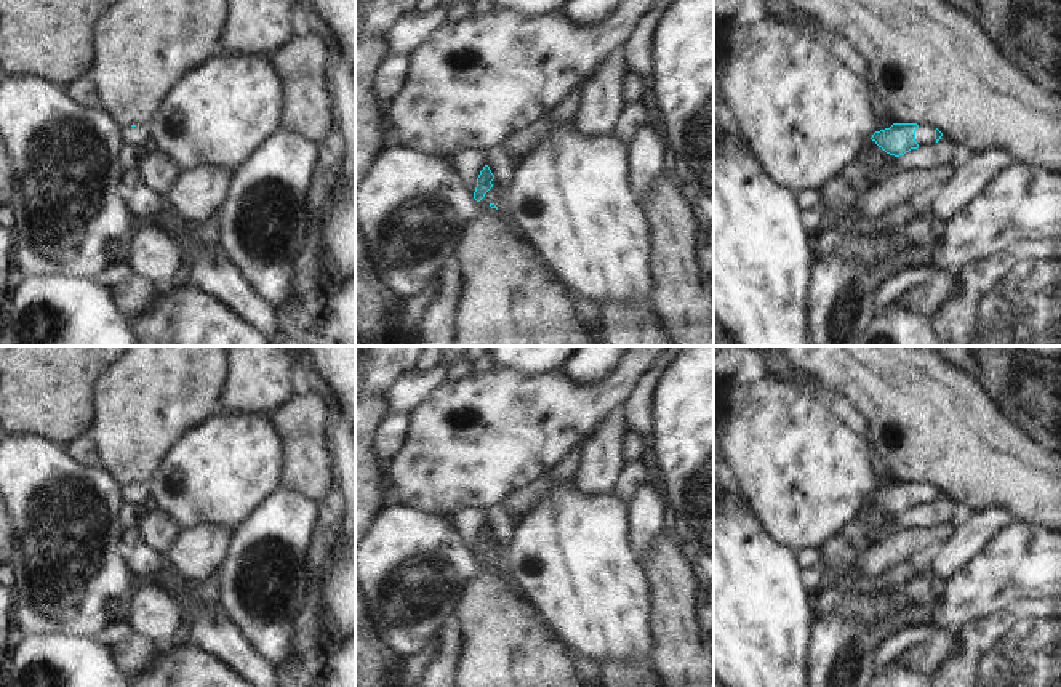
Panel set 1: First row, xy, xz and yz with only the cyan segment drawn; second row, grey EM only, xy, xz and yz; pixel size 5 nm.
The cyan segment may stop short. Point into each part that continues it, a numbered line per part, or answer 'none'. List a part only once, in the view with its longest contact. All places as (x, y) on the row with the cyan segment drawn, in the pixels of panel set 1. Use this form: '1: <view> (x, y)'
1: yz (924, 135)

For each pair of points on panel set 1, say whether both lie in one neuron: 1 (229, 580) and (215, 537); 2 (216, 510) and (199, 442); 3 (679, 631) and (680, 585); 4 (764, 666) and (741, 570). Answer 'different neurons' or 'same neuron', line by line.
1: different neurons
2: same neuron
3: same neuron
4: same neuron

